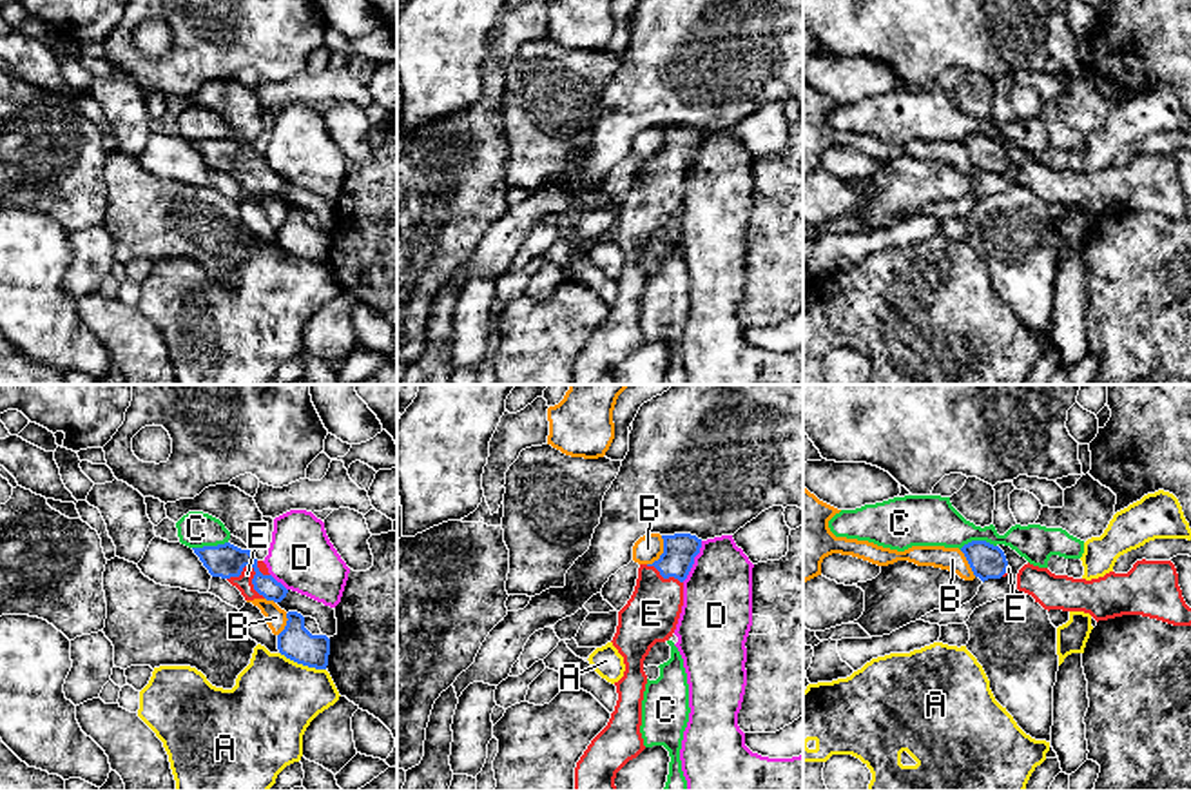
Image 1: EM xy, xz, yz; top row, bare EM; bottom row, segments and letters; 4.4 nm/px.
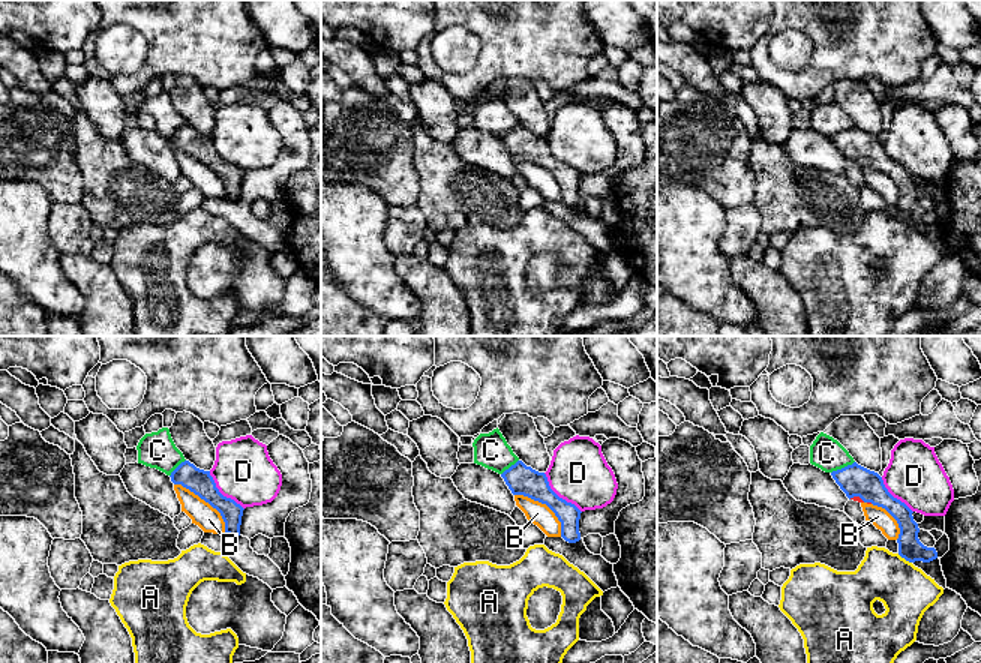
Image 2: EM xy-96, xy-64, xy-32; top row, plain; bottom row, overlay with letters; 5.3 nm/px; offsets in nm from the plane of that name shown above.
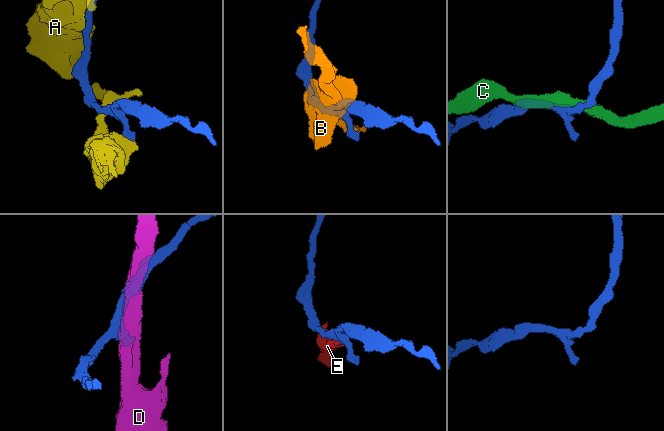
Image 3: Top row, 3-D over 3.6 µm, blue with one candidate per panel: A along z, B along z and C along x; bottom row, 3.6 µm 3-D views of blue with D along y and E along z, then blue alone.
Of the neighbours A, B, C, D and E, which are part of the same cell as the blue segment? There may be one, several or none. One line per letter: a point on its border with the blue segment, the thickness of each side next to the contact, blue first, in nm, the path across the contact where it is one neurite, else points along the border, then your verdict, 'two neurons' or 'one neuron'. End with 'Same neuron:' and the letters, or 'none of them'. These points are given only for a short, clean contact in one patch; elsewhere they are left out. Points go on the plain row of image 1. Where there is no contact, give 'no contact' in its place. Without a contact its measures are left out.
A: contact xy (303, 258); calibres 160 and 380 nm; two neurons
B: contact xz (664, 146); calibres 140 and 120 nm; two neurons
C: contact yz (977, 135); calibres 160 and 220 nm; two neurons
D: contact xz (693, 155); calibres 140 and 320 nm; two neurons
E: contact xy (254, 164); calibres 150 and 80 nm; way xy (225, 155), (254, 164), (243, 176); one neuron
Same neuron: E

